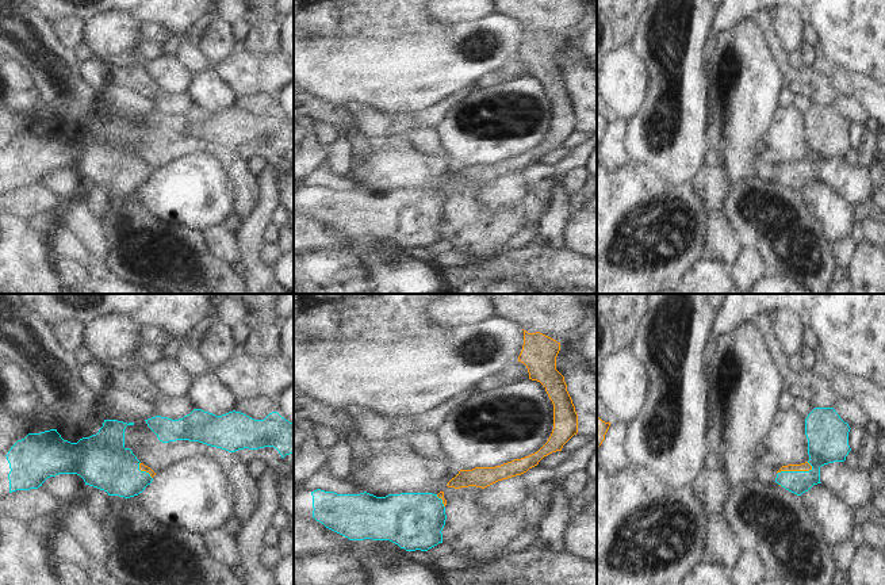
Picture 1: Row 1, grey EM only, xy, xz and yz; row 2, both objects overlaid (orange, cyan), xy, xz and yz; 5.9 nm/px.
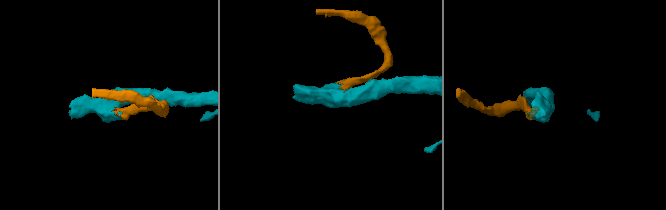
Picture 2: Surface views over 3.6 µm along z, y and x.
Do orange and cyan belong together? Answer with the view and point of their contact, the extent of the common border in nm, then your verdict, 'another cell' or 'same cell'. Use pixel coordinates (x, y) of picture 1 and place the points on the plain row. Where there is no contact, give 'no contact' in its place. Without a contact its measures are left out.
contact yz (795, 167); length 220 nm; same cell

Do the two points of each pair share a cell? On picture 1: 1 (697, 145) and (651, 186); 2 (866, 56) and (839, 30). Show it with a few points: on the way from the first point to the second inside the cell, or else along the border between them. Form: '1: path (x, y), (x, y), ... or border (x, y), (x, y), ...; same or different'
1: border (633, 160), (650, 167), (671, 183), (690, 183); different
2: path (859, 49), (846, 35); same

